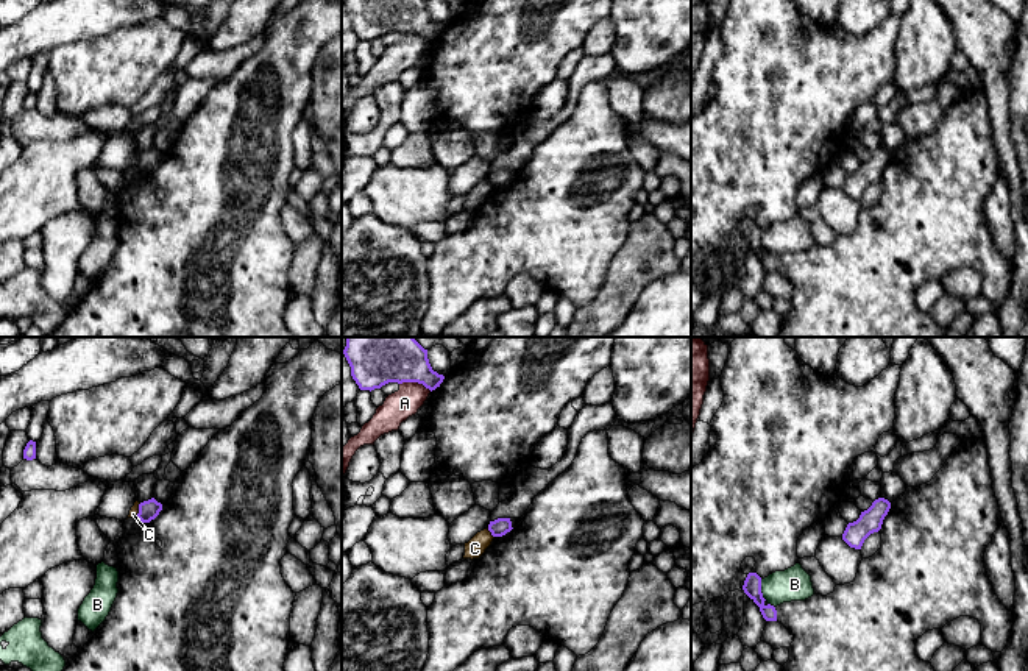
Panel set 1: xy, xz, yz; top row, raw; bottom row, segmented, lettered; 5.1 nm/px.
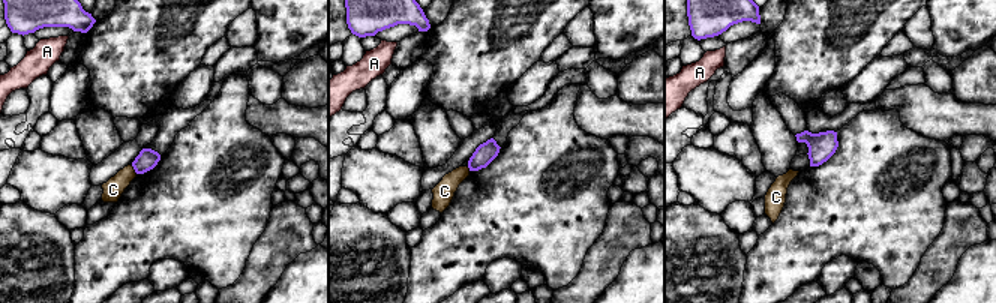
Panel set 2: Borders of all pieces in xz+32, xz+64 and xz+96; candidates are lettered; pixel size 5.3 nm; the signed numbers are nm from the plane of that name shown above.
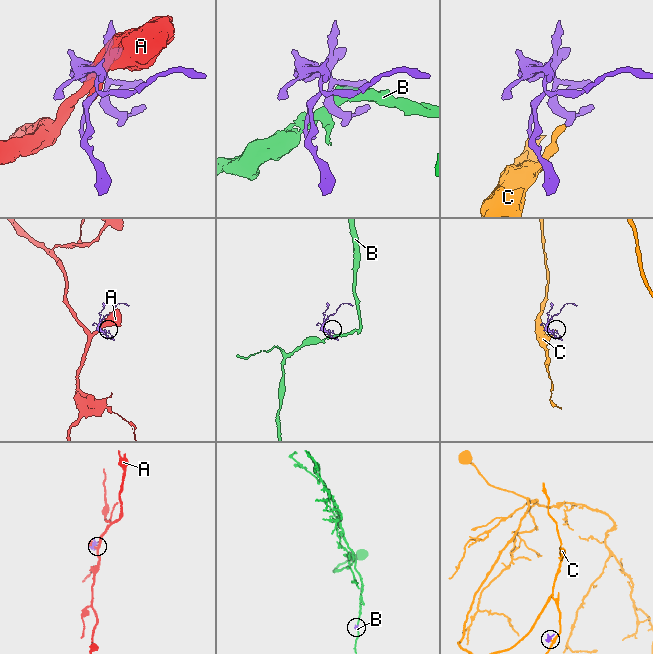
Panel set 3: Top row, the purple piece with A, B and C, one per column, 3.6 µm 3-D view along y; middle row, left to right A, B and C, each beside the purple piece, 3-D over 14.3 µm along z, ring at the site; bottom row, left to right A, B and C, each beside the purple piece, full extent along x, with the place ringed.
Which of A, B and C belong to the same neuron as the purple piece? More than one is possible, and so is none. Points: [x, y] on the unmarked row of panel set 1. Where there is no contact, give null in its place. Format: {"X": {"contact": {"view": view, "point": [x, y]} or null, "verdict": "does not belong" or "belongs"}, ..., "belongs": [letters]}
{"A": {"contact": {"view": "xz", "point": [415, 31]}, "verdict": "does not belong"}, "B": {"contact": {"view": "yz", "point": [760, 241]}, "verdict": "does not belong"}, "C": {"contact": {"view": "xz", "point": [490, 181]}, "verdict": "does not belong"}, "belongs": []}

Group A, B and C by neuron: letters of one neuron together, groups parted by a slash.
A / B / C

